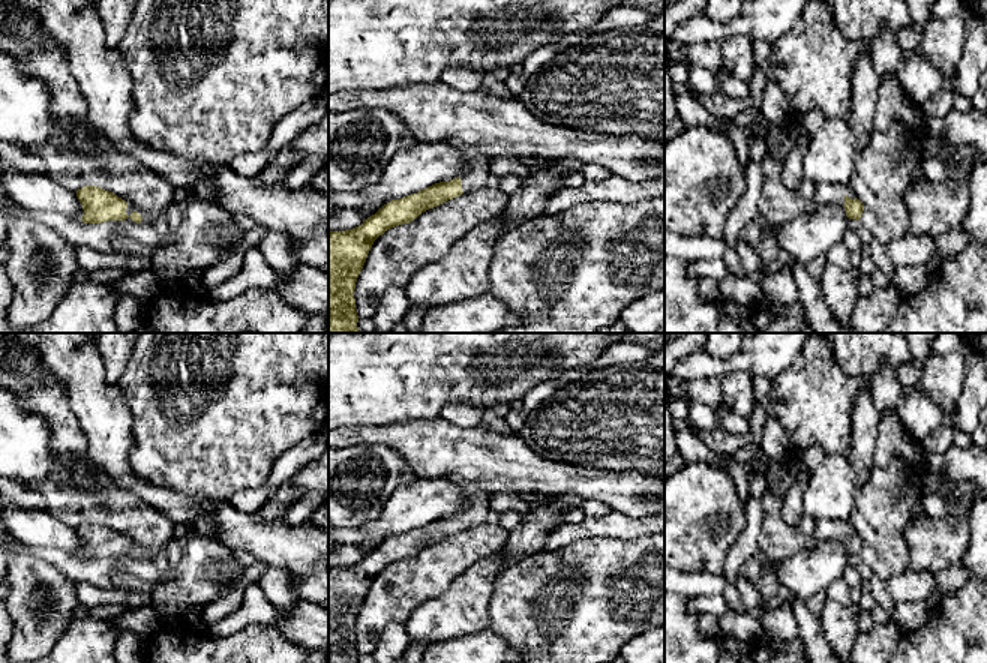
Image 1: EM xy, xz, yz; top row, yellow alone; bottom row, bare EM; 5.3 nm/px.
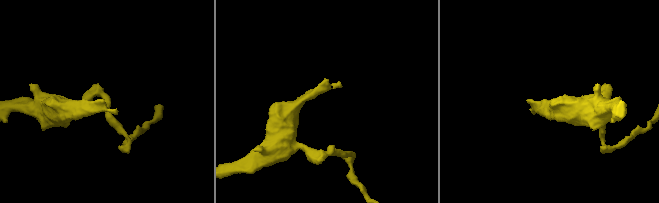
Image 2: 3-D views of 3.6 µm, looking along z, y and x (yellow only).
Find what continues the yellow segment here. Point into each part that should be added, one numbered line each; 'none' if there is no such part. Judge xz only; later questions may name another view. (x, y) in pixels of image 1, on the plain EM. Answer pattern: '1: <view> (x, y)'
1: xz (474, 513)

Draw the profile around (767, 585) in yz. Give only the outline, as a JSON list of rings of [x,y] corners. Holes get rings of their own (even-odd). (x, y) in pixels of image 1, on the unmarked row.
[[[764,562],[760,576],[759,576],[758,582],[754,584],[754,588],[764,598],[777,594],[777,591],[780,588],[780,584],[777,580],[777,564]]]

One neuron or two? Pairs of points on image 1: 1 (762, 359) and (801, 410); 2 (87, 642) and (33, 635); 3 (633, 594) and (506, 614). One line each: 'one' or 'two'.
1: two
2: two
3: one

